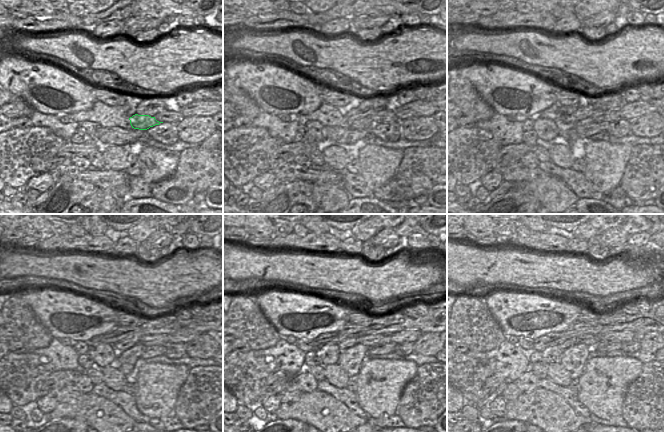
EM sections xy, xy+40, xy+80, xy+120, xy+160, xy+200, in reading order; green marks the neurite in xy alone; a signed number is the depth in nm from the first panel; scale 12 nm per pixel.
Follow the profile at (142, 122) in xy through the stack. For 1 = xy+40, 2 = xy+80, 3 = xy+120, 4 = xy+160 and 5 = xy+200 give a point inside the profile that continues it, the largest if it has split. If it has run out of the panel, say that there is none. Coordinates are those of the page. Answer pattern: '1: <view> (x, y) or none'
1: xy+40 (366, 122)
2: xy+80 (588, 120)
3: xy+120 (126, 360)
4: xy+160 (351, 359)
5: xy+200 (574, 358)

